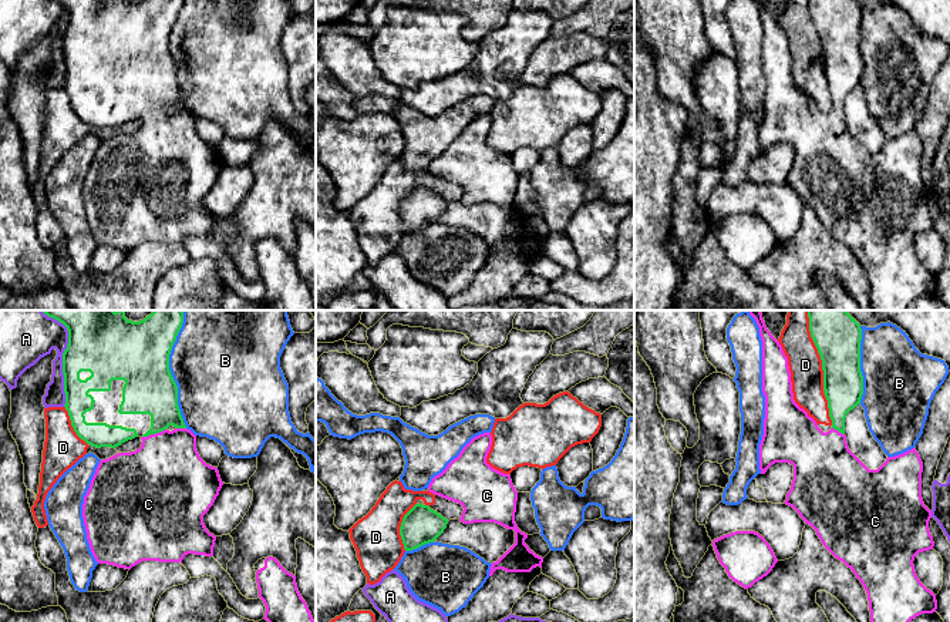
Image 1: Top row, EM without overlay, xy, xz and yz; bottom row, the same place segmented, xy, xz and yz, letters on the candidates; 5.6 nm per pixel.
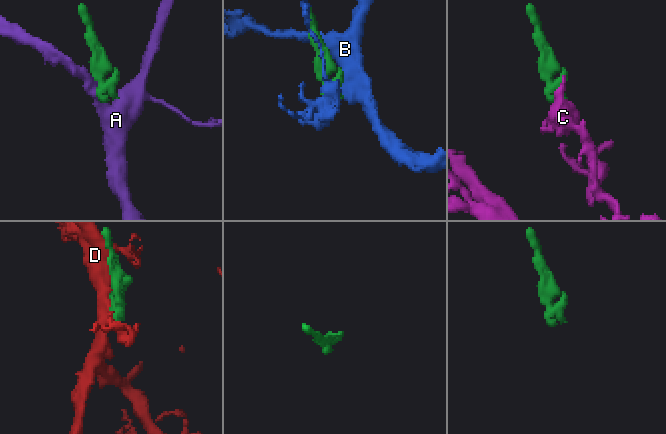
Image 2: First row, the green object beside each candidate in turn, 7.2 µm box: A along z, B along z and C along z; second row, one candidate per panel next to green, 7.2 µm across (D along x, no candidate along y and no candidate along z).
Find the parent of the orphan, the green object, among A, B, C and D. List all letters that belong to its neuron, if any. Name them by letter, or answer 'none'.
C

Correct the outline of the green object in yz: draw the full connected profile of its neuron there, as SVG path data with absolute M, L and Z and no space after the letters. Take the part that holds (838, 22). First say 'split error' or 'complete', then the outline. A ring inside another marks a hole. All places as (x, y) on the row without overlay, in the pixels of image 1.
split error; M755 0L762 21L762 74L765 77L764 117L759 125L759 151L765 155L775 144L794 147L794 161L784 185L809 205L823 228L842 242L863 266L873 310L906 310L922 295L937 290L936 276L916 256L914 238L933 231L929 211L932 192L922 179L923 144L916 130L887 138L877 151L869 151L848 128L846 95L860 85L862 10L855 0L809 0L811 19L823 51L823 71L832 110L823 114L801 90L792 74L788 38L779 23Z

